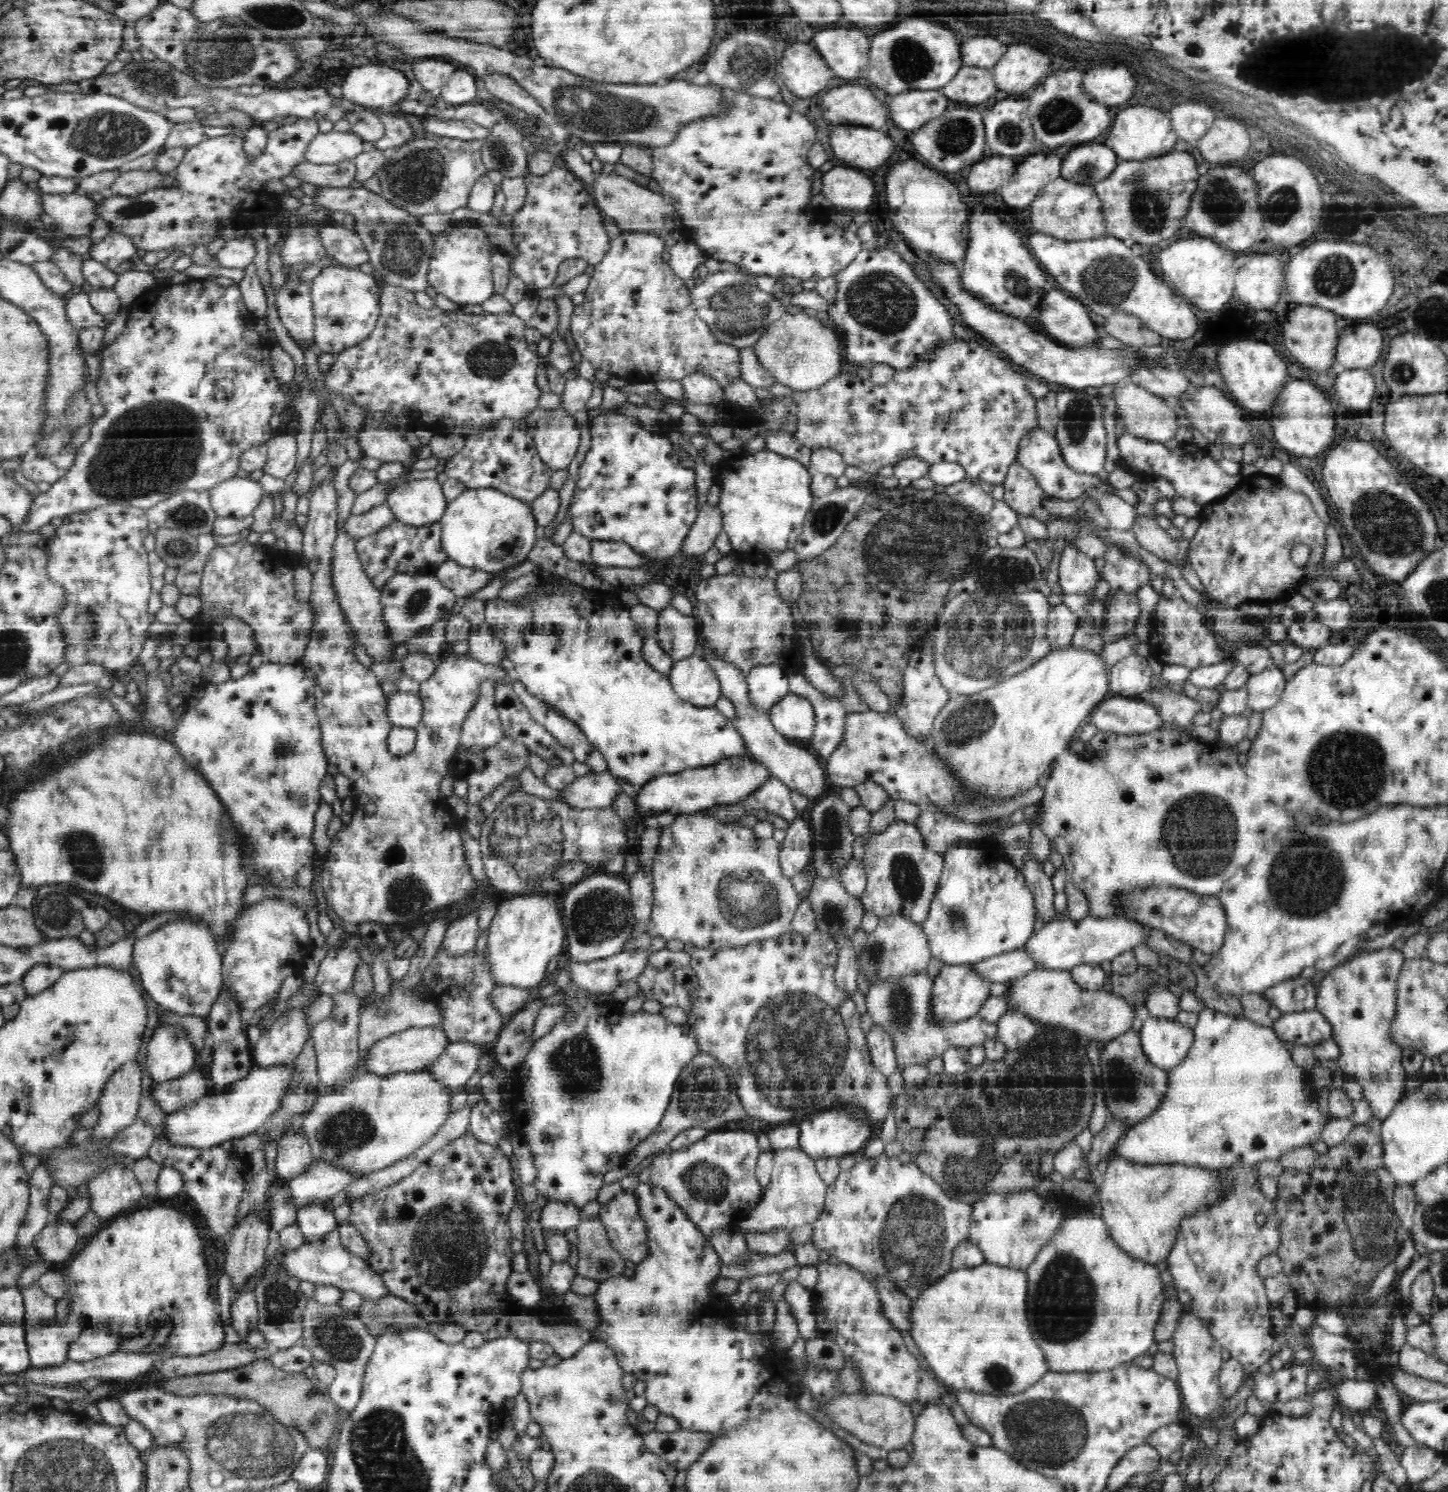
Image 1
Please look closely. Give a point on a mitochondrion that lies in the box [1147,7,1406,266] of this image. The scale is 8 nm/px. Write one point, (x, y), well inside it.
(1221, 202)

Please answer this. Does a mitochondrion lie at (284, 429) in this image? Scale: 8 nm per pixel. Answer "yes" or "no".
no

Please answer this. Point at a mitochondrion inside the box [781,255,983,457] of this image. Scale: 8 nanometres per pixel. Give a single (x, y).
(882, 301)

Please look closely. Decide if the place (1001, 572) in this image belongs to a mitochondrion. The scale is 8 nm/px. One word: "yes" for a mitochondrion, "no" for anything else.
yes

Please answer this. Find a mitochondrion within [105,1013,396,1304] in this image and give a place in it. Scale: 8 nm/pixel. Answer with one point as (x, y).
(348, 1129)

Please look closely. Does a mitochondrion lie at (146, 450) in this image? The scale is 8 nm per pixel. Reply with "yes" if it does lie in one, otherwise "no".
yes

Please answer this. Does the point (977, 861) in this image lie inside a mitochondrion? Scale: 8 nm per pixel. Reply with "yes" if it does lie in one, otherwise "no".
no

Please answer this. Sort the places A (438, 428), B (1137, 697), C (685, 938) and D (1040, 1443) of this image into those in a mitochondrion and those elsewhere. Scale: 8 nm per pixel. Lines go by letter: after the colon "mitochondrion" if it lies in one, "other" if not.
A: other
B: other
C: other
D: mitochondrion

